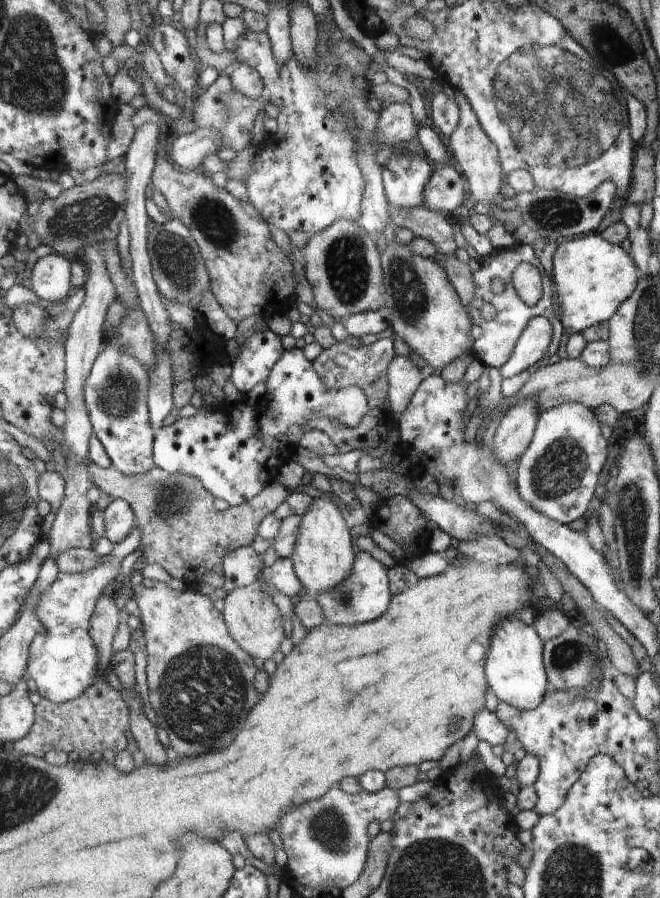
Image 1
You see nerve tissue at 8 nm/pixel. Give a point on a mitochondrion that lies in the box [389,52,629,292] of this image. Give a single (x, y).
(548, 211)

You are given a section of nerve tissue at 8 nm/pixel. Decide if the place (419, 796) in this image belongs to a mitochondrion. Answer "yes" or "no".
no

